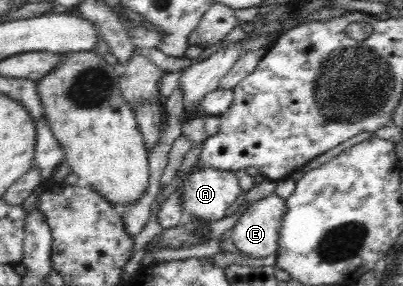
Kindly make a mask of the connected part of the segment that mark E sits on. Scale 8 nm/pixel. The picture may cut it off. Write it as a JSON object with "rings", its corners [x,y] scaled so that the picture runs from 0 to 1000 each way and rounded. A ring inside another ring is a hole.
{"rings":[[[672,675],[623,710],[591,759],[571,804],[571,832],[598,895],[655,902],[685,892],[705,706],[685,675]]]}

